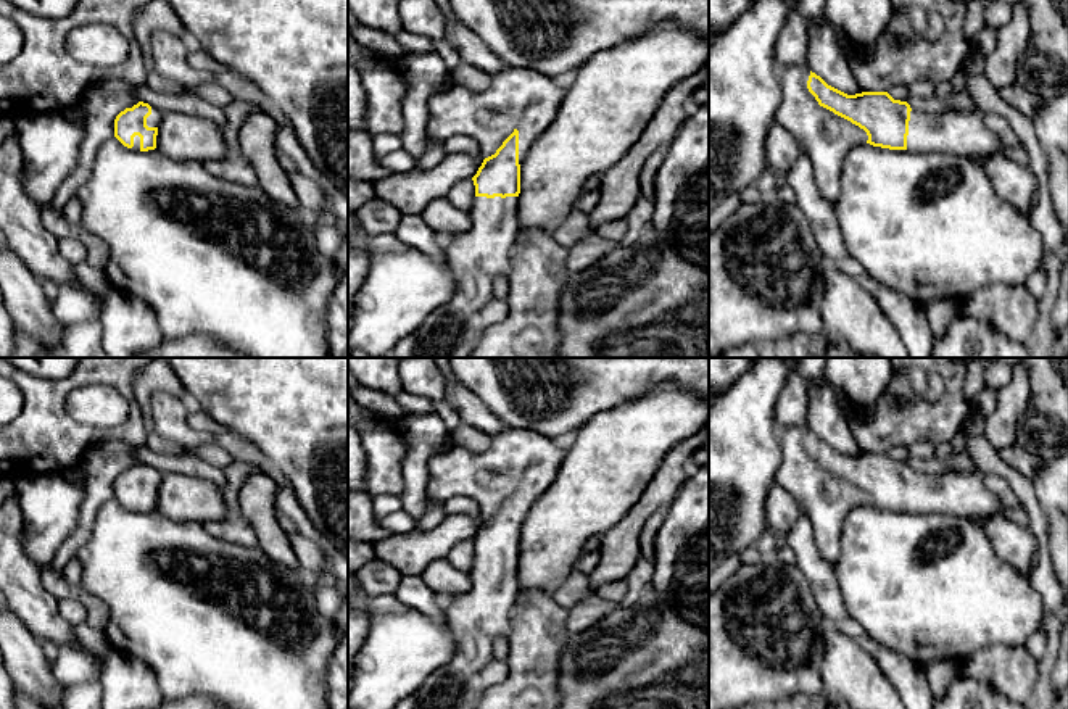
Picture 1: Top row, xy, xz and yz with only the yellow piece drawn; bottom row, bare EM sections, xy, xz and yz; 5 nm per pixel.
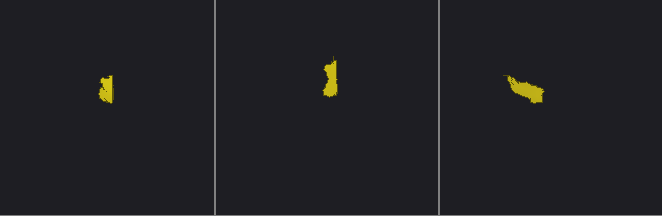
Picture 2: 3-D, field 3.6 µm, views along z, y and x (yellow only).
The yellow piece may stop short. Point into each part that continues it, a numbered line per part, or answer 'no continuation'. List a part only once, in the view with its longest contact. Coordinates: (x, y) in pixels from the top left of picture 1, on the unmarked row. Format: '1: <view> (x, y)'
1: xz (477, 617)
2: yz (827, 498)

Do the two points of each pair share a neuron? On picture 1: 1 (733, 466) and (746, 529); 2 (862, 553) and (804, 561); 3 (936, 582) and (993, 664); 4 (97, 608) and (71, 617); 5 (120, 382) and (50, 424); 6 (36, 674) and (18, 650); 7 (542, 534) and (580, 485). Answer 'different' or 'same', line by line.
1: same
2: different
3: different
4: different
5: same
6: same
7: same

